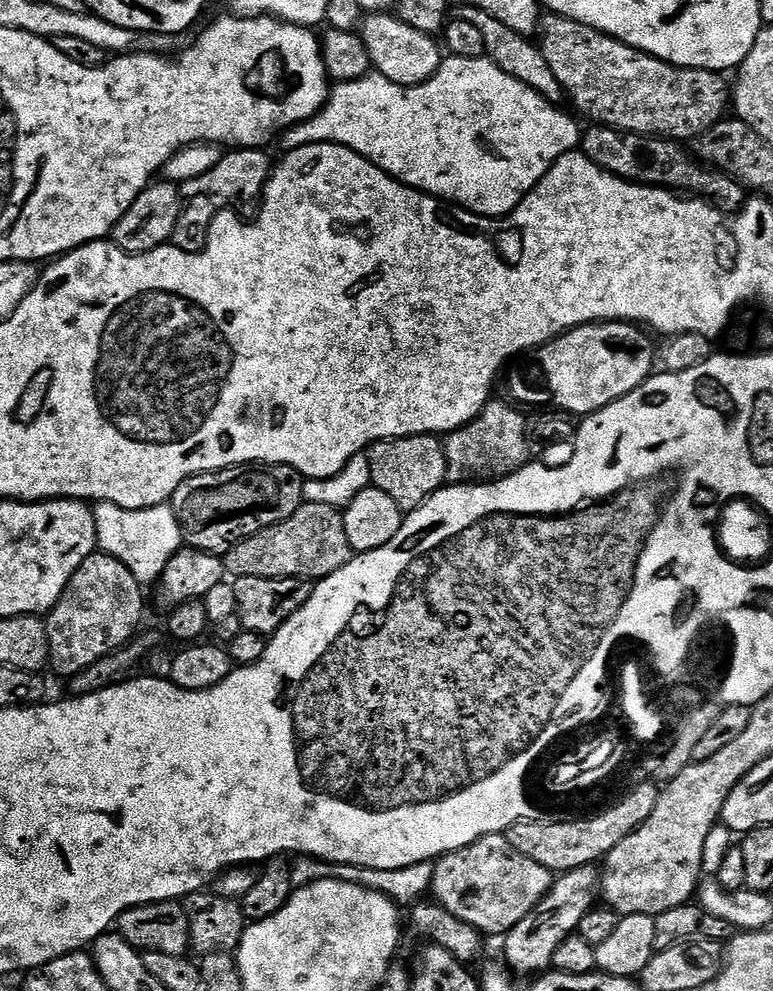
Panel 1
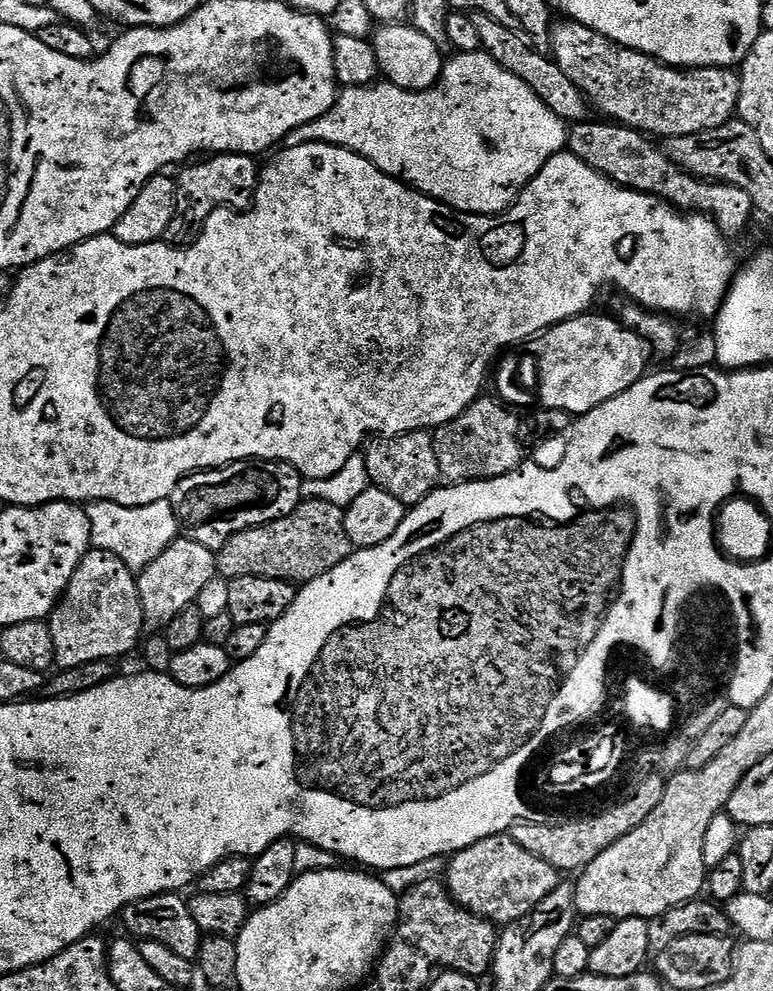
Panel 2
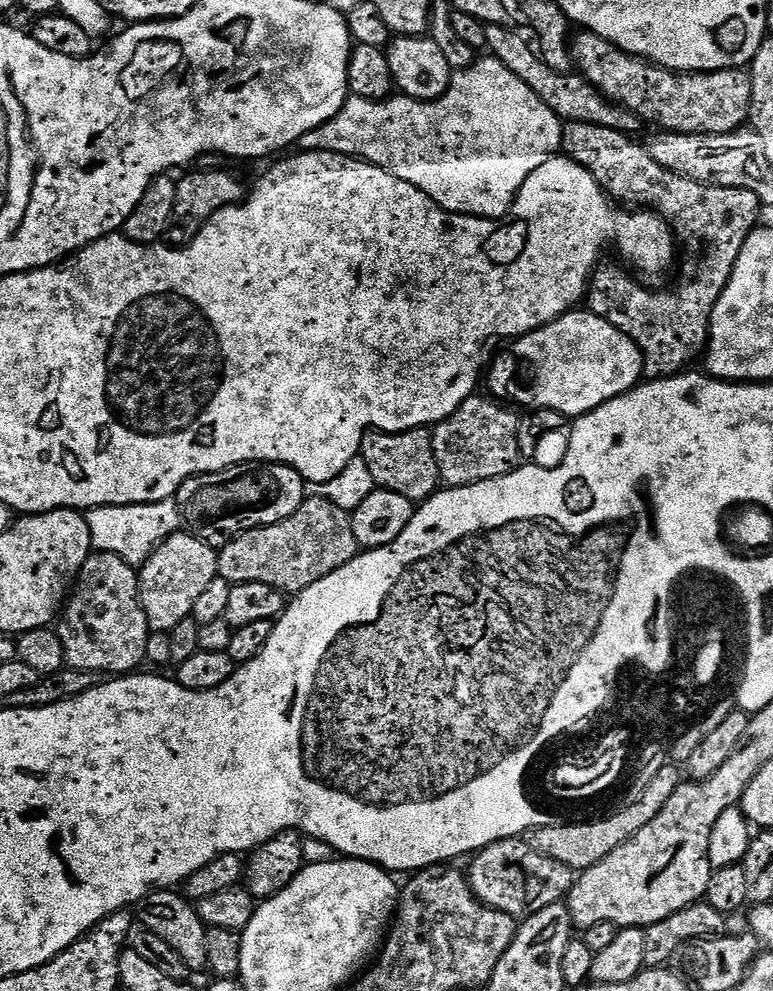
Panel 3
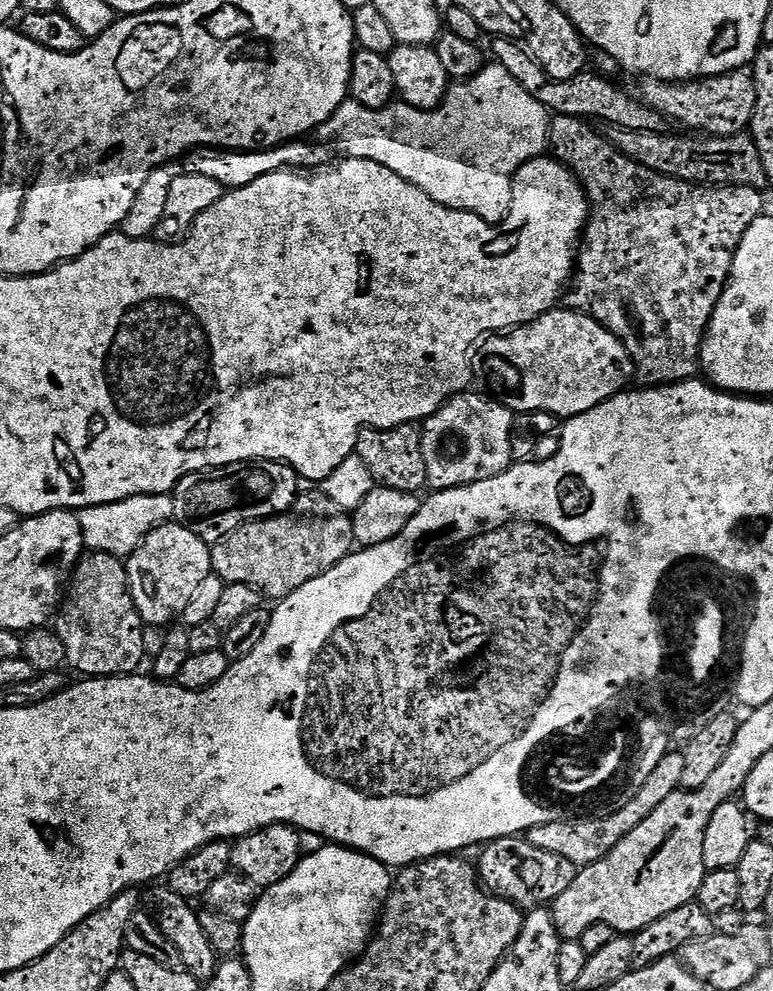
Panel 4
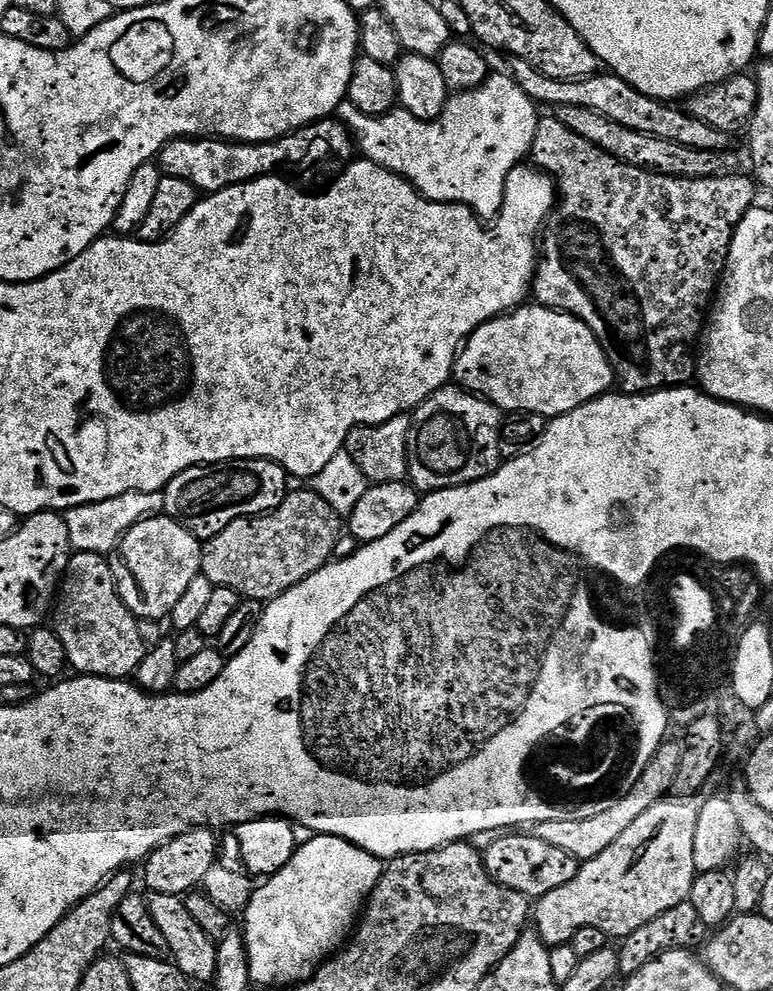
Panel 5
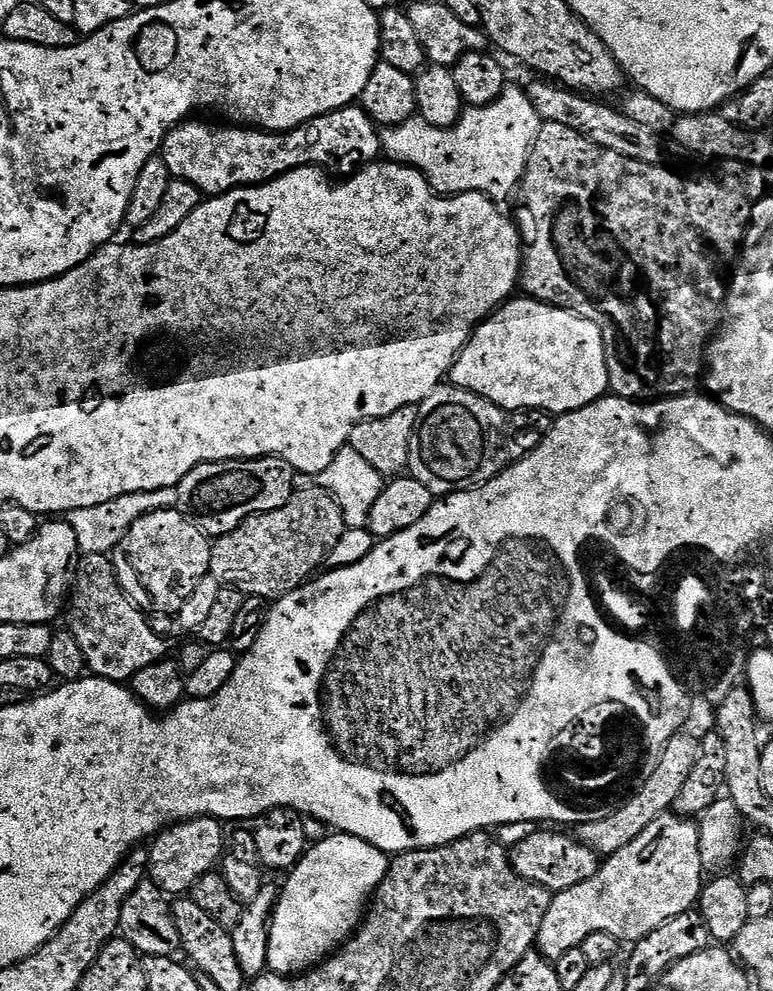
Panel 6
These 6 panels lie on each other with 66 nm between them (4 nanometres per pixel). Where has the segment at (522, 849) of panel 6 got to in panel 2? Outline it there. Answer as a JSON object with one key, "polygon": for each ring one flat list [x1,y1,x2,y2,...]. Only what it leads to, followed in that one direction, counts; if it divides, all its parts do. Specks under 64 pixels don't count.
{"polygon":[[511,834,479,840,455,853,449,859,446,873,448,895,468,912,497,926,510,925,536,911,551,897,548,895,559,886,560,880,561,873,550,862,542,862,542,858,534,858,534,854,522,850]]}

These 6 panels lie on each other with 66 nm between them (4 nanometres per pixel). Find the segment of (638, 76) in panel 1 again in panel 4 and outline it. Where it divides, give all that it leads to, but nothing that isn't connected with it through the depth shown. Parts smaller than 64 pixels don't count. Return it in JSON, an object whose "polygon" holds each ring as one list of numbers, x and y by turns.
{"polygon":[[737,70,724,76,669,82,645,79,638,89,645,104,658,110,669,121,685,124,685,129,705,136,739,136,752,123,756,109,756,77,751,71]]}

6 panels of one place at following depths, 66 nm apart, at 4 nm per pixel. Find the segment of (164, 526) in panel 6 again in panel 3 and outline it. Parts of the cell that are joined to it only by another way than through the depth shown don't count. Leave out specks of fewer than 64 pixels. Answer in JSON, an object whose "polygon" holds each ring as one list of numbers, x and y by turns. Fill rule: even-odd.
{"polygon":[[177,530,164,539,147,560,138,568,138,587,140,601,148,619,148,627,153,633,171,632,178,622,189,619,194,602,198,600,202,590,217,579,217,549,213,545,193,536,184,530],[185,532,185,533,184,533]]}

